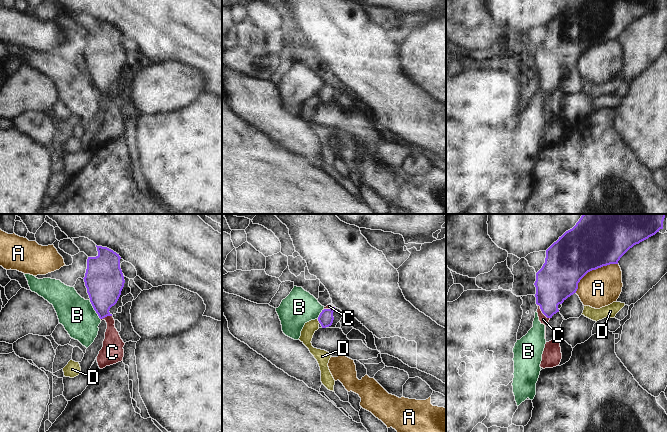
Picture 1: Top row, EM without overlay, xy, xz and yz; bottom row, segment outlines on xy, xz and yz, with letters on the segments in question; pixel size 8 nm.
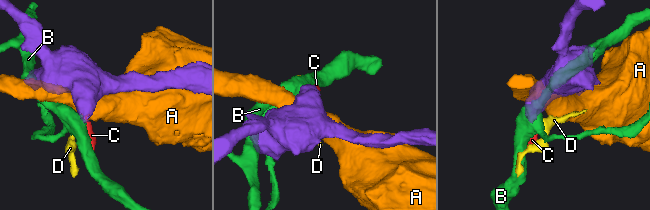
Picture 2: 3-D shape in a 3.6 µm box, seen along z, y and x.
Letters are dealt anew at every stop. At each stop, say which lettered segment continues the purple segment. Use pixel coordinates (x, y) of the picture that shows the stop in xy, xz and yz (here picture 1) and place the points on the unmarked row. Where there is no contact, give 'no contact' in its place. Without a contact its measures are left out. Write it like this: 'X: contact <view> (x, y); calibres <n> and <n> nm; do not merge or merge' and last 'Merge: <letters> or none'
A: contact yz (592, 45); calibres 380 and 300 nm; do not merge
B: contact xy (94, 85); calibres 320 and 280 nm; do not merge
C: contact yz (542, 88); calibres 300 and 70 nm; merge
D: contact xz (318, 96); calibres 120 and 100 nm; do not merge
Merge: C

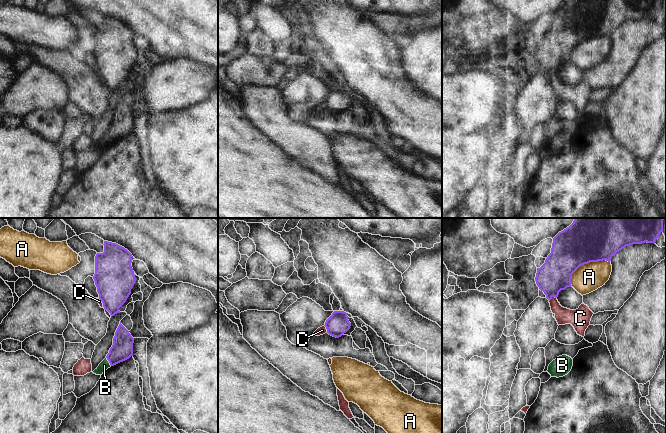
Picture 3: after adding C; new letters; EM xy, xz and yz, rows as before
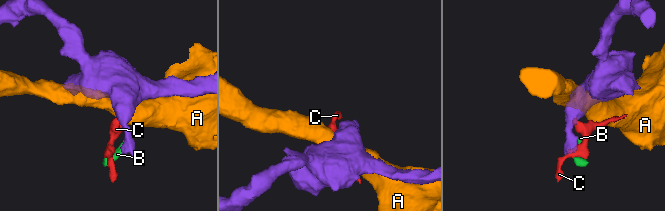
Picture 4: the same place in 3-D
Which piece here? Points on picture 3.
A: contact yz (585, 39); calibres 320 and 220 nm; do not merge
B: contact xy (108, 136); calibres 180 and 80 nm; merge
C: contact yz (551, 74); calibres 260 and 130 nm; do not merge
Merge: B

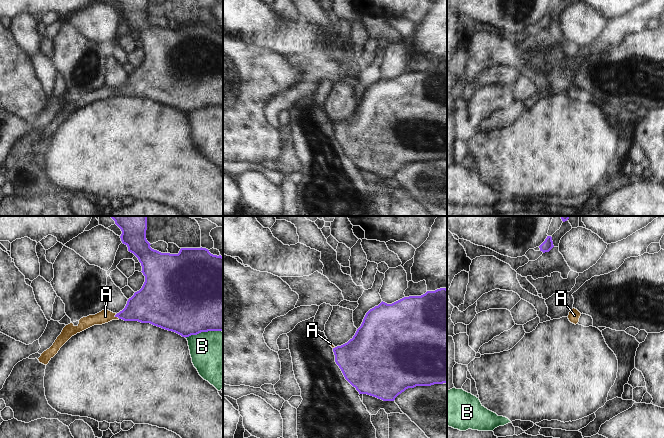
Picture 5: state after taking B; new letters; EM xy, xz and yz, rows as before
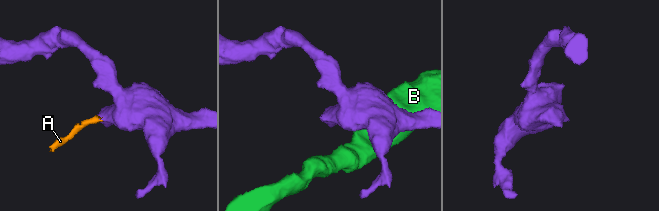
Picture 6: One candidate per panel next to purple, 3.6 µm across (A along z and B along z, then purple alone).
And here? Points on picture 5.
A: contact xy (117, 92); calibres 280 and 110 nm; merge
B: contact xy (203, 107); calibres 500 and 420 nm; do not merge
Merge: A

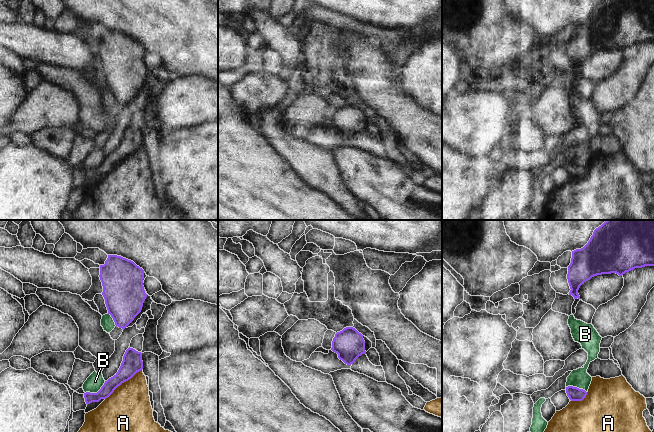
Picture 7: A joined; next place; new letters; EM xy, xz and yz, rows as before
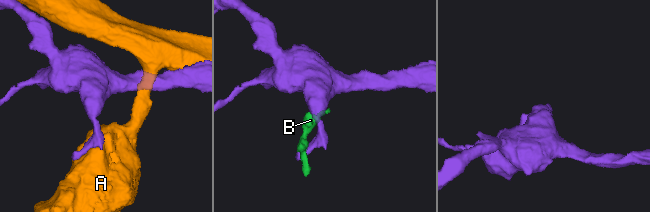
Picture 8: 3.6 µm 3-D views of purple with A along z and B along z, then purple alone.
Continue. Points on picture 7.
A: contact xy (123, 158); calibres 160 and 400 nm; do not merge
B: contact xy (97, 168); calibres 110 and 140 nm; do not merge
Merge: none

